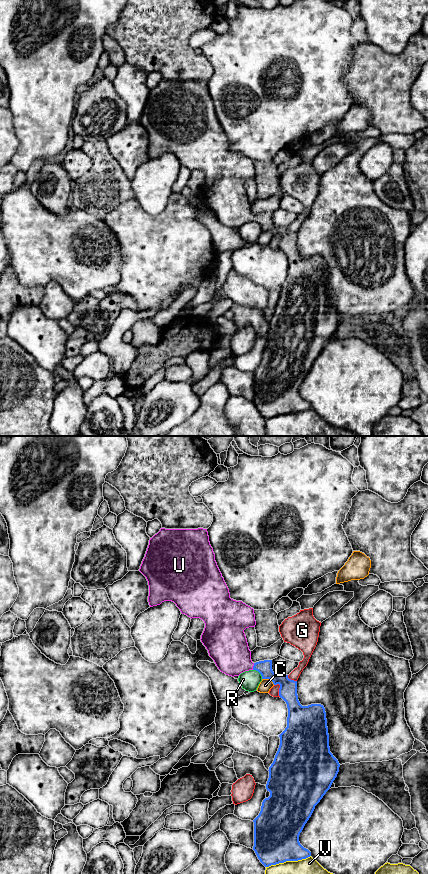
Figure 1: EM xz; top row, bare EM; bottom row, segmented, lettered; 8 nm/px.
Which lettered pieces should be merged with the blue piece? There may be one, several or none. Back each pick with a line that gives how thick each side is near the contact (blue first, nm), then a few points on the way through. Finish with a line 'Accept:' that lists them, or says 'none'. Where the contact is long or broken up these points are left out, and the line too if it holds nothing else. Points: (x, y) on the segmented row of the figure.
U: 110/300 nm | across xz (264, 667), (253, 666), (243, 663), (229, 649)
Accept: U

